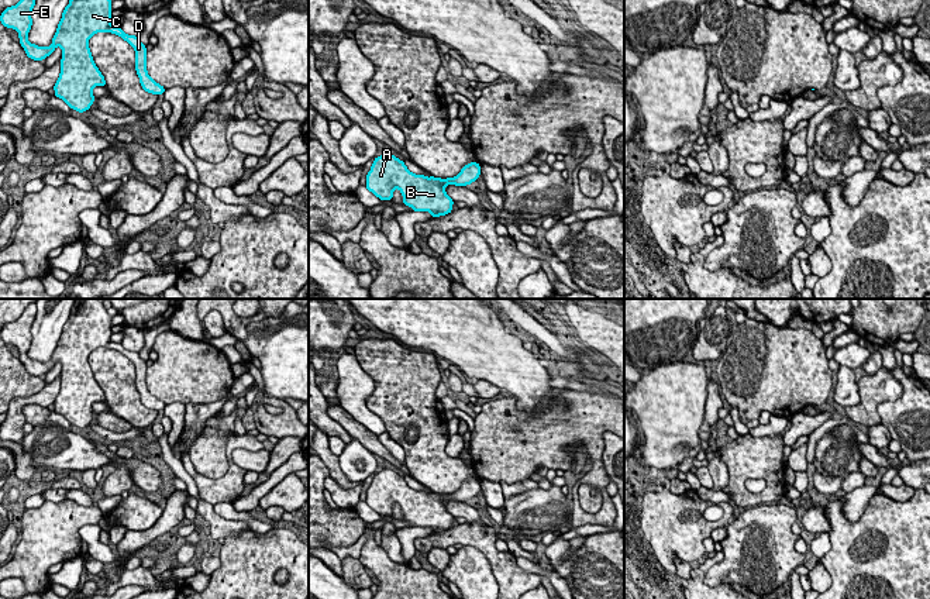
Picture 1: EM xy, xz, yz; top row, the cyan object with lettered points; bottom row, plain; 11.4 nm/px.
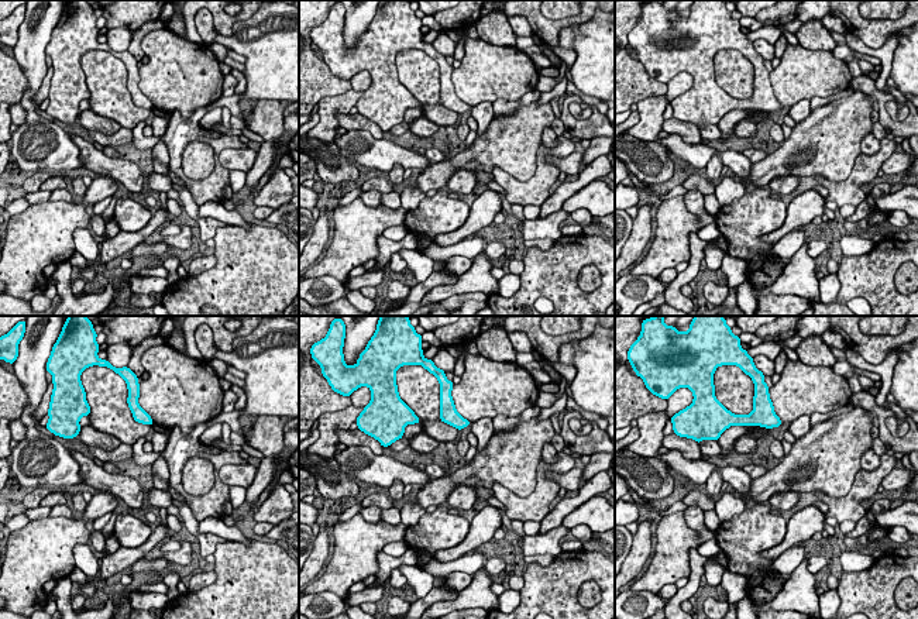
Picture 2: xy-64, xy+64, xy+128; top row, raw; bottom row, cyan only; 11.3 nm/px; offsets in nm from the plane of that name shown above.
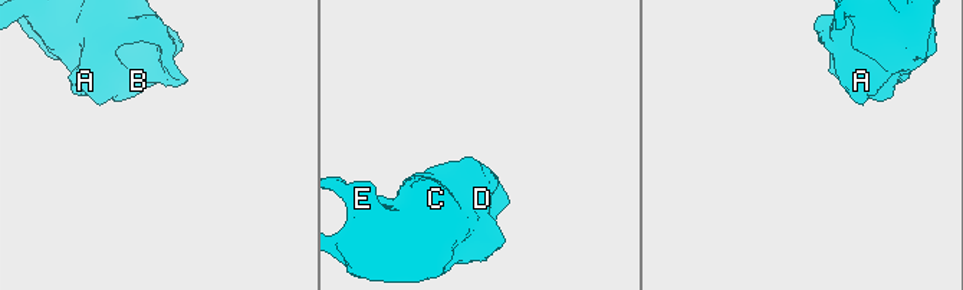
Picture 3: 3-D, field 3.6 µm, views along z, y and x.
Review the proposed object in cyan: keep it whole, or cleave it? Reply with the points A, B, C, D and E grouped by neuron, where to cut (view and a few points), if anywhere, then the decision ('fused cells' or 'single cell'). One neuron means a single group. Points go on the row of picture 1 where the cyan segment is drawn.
A B C D E; no cut; single cell

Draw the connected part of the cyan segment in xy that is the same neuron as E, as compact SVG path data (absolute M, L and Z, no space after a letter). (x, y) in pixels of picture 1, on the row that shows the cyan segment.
M20 0L16 6L4 8L0 16L0 21L6 28L13 28L18 32L18 42L28 58L42 61L56 47L62 49L61 73L54 85L54 96L62 99L72 110L79 113L89 110L96 100L93 89L106 86L104 76L96 66L89 48L89 39L97 32L111 32L127 41L135 51L135 70L141 87L152 94L165 93L165 87L148 75L148 51L140 37L128 35L121 27L111 24L111 4L111 0L69 0L52 44L45 48L28 41L35 0Z

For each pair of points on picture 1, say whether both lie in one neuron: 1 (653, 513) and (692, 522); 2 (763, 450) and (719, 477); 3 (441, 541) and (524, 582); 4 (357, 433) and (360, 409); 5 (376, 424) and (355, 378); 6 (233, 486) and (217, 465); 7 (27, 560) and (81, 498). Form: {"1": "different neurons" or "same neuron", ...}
{"1": "same neuron", "2": "different neurons", "3": "same neuron", "4": "different neurons", "5": "same neuron", "6": "different neurons", "7": "different neurons"}

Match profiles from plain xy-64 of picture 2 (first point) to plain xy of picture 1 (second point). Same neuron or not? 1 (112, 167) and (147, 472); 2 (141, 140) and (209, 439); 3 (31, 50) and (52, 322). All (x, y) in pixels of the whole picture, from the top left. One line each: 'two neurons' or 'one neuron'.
1: one neuron
2: two neurons
3: one neuron

